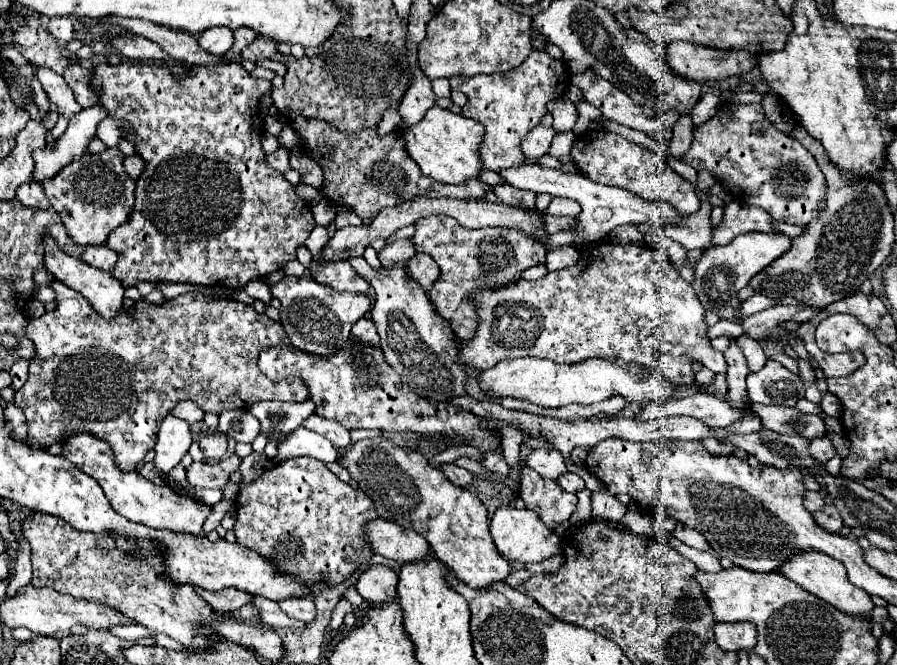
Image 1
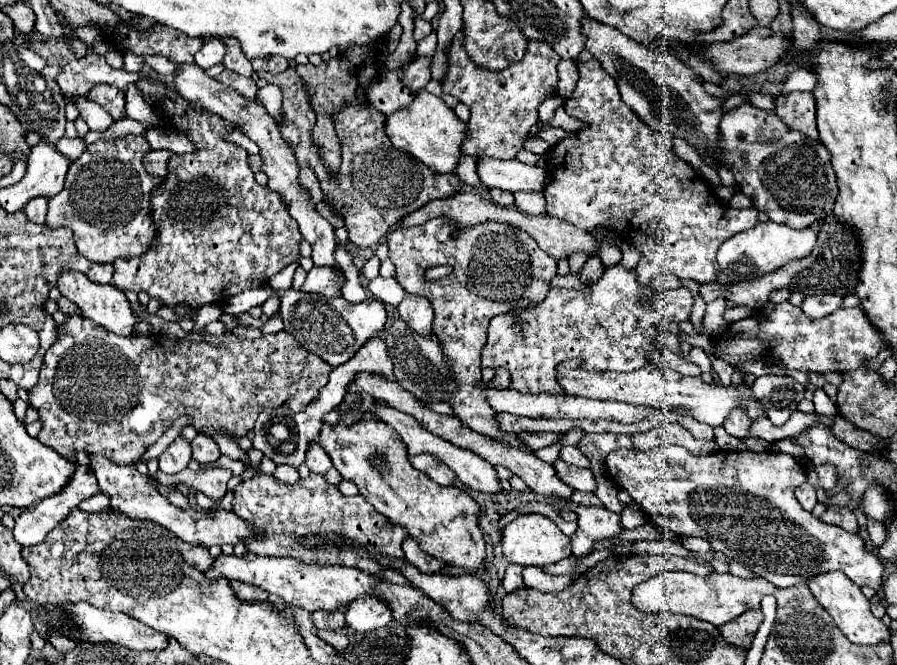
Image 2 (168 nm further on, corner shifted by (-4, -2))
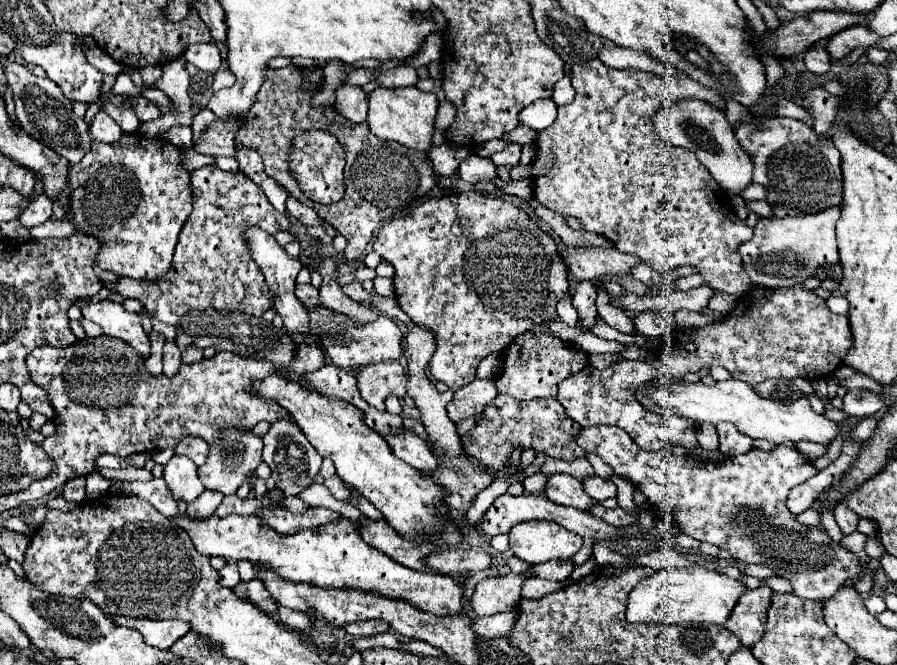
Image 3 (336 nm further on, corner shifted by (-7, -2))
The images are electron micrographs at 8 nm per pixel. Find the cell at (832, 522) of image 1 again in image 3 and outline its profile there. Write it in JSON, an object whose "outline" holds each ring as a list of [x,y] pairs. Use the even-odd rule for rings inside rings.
{"outline":[[[841,503],[835,507],[835,519],[837,519],[837,525],[841,527],[843,535],[849,535],[849,533],[857,531],[857,521],[859,521],[859,517],[857,517],[851,509],[843,507]]]}

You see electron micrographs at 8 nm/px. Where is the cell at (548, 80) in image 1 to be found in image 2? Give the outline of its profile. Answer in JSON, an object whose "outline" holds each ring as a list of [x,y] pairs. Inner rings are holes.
{"outline":[[[456,33],[448,49],[448,73],[442,81],[442,89],[470,109],[466,137],[460,145],[462,153],[468,153],[476,159],[514,159],[522,149],[528,131],[534,127],[534,123],[538,123],[538,105],[556,95],[558,61],[558,55],[552,51],[552,47],[548,47],[548,43],[528,39],[522,61],[512,63],[502,71],[490,71],[476,67],[476,63],[464,51],[464,33]]]}

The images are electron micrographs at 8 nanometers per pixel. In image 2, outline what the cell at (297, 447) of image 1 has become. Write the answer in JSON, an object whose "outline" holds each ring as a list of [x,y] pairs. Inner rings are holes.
{"outline":[[[314,441],[314,443],[312,443],[312,447],[308,449],[306,465],[308,465],[308,469],[310,469],[312,473],[320,473],[320,475],[324,475],[324,473],[332,467],[332,463],[330,463],[328,455],[324,455],[322,447],[320,447],[316,441]]]}

